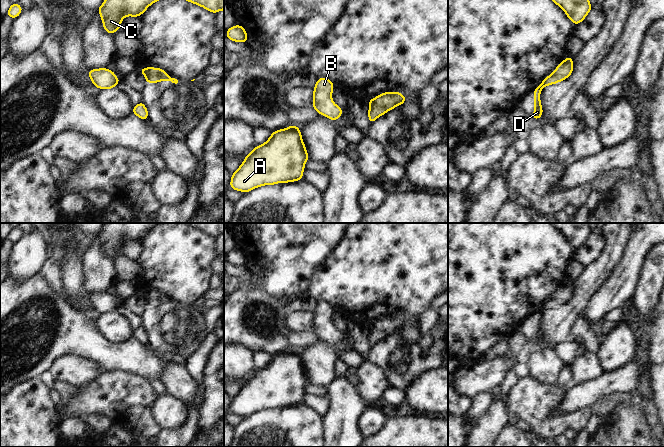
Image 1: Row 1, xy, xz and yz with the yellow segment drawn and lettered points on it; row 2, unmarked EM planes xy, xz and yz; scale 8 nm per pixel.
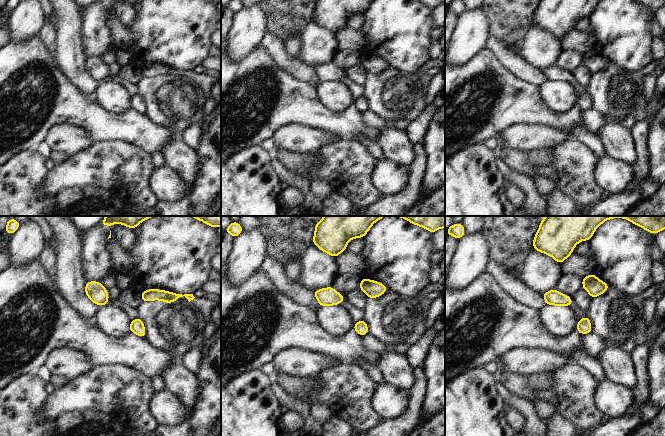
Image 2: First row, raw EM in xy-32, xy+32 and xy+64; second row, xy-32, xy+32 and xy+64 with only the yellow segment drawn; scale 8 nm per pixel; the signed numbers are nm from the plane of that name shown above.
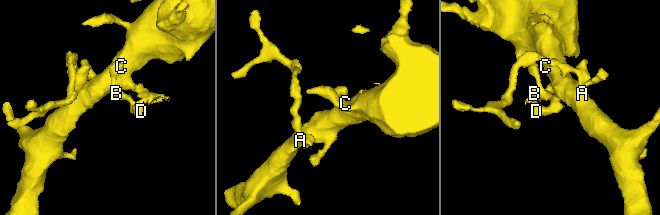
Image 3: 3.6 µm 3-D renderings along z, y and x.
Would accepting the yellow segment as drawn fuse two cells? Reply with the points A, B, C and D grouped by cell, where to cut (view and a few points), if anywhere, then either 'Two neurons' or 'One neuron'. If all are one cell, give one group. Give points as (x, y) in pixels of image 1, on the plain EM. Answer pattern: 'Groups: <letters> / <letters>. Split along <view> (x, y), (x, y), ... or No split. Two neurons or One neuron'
Groups: A C / B D. Split along xy (163, 295), (160, 298), (148, 299), (146, 301). Two neurons

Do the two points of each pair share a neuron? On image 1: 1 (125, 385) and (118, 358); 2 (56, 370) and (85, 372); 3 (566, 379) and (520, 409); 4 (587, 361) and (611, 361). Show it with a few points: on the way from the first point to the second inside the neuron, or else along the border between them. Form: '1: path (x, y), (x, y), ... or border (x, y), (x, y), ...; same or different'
1: border (105, 372), (133, 372), (144, 378); different
2: path (63, 370), (78, 371); same
3: border (553, 385), (565, 388); different
4: border (596, 354), (604, 370); different

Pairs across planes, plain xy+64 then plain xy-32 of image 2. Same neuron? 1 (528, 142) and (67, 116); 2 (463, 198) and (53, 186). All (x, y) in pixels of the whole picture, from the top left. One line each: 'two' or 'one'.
1: two
2: two

